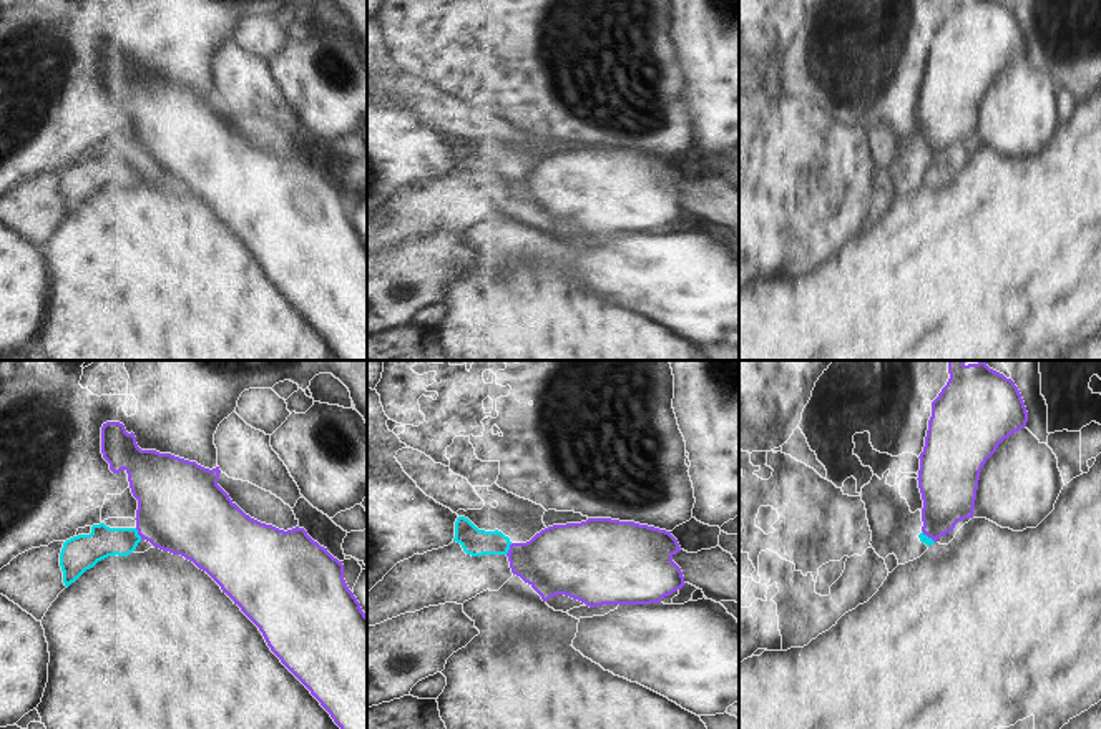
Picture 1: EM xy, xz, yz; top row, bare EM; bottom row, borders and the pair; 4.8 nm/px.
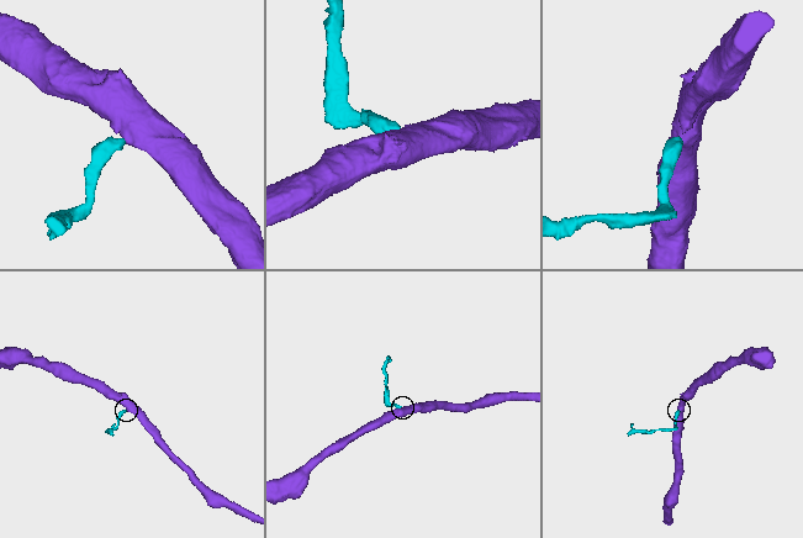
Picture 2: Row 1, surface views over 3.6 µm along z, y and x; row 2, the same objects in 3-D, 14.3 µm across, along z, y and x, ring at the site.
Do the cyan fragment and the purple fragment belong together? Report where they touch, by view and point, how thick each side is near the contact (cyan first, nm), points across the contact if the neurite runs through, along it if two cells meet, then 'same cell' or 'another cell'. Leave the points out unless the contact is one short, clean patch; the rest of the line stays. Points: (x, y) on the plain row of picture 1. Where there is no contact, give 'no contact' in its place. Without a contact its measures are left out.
meets cyan in xy at (137, 161); 150 nm thick on the cyan side, 420 nm on the other; border along xy (135, 156), (141, 166); another cell

